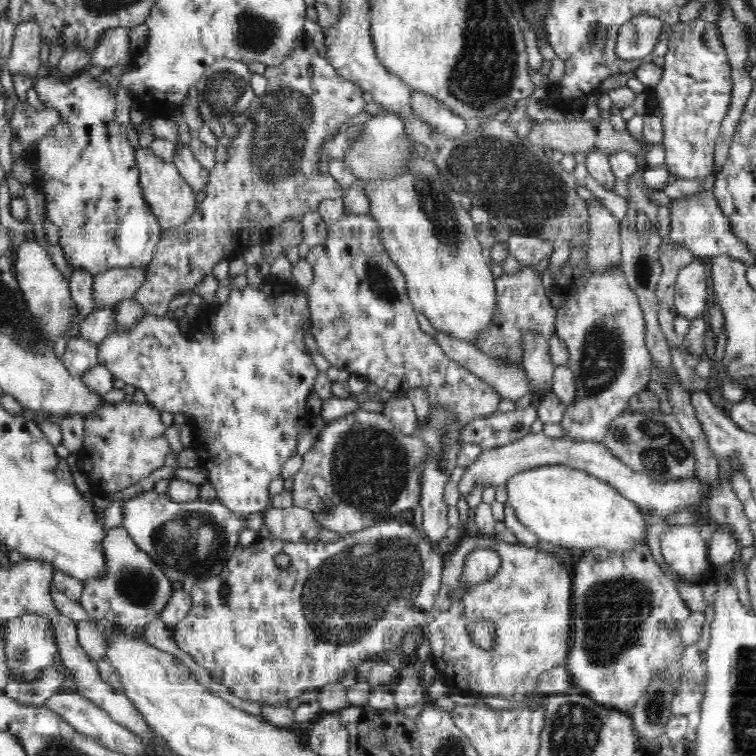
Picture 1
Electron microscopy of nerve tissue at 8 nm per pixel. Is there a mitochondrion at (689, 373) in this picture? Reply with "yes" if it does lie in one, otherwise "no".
no

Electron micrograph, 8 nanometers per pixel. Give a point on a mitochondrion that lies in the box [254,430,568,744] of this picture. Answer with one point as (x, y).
(351, 592)

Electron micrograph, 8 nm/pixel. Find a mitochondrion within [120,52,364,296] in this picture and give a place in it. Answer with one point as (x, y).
(276, 143)

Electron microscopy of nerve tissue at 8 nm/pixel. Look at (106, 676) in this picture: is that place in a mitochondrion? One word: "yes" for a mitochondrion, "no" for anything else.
no

